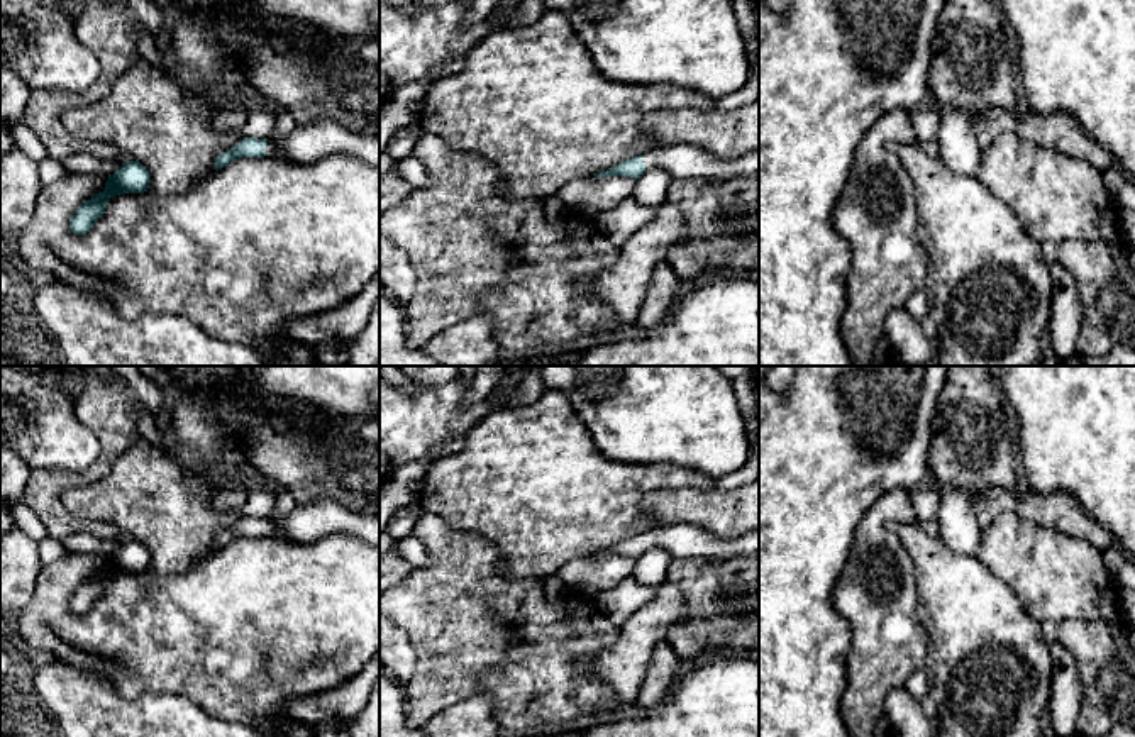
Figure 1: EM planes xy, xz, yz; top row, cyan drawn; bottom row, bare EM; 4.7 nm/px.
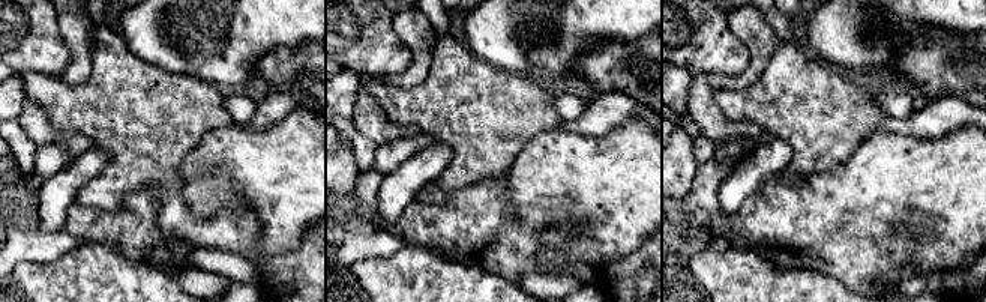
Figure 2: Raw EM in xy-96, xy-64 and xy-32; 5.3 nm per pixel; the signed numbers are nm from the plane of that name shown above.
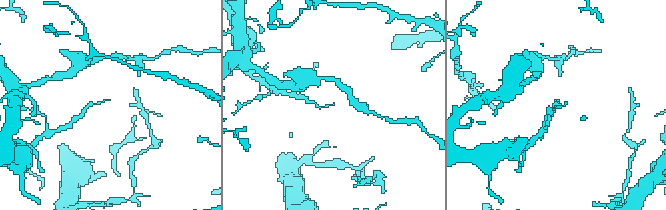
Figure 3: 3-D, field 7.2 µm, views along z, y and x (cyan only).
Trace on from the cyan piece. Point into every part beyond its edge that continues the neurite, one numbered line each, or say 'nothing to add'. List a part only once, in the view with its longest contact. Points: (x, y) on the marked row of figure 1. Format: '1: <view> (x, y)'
1: xz (683, 160)

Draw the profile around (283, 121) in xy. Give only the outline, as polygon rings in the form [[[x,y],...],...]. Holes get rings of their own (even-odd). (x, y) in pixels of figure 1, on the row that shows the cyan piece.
[[[286,110],[276,112],[276,127],[268,141],[281,142],[291,127],[291,117]]]

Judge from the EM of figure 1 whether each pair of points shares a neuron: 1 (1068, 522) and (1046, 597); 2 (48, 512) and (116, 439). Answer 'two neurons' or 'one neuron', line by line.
1: two neurons
2: one neuron

